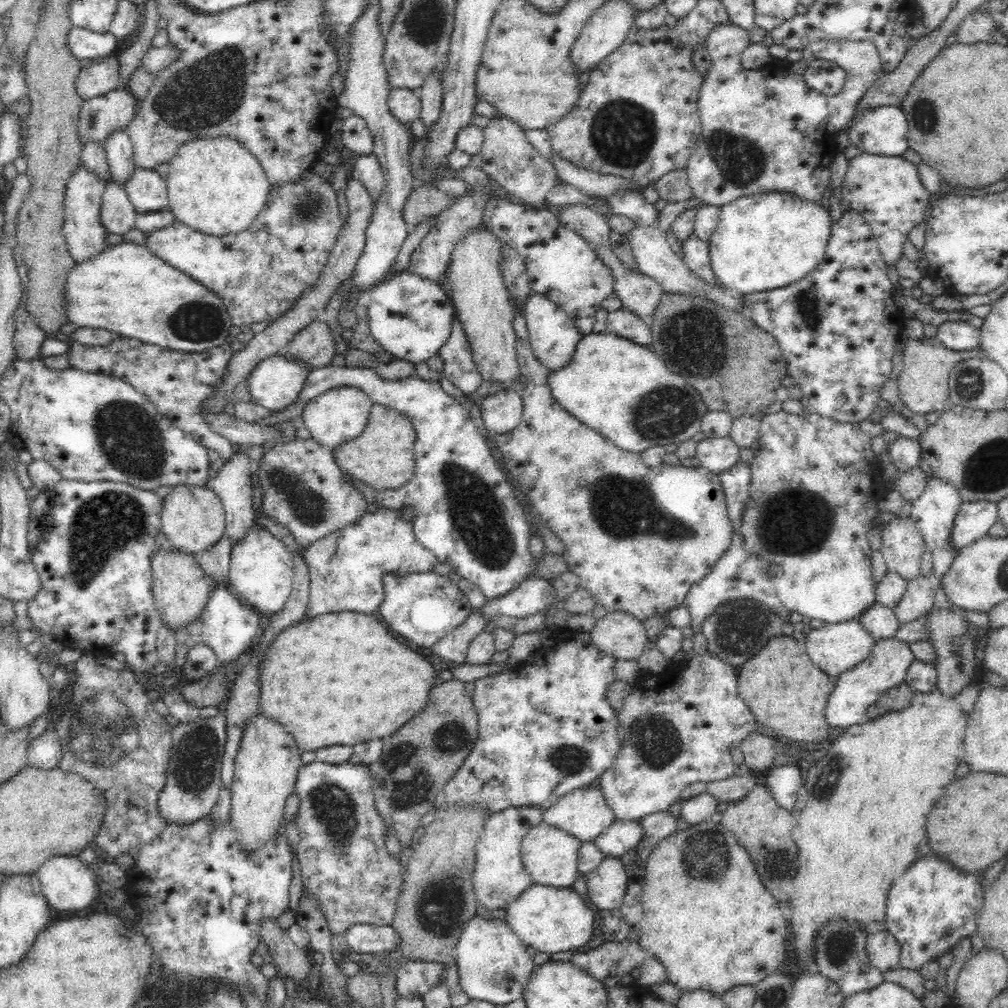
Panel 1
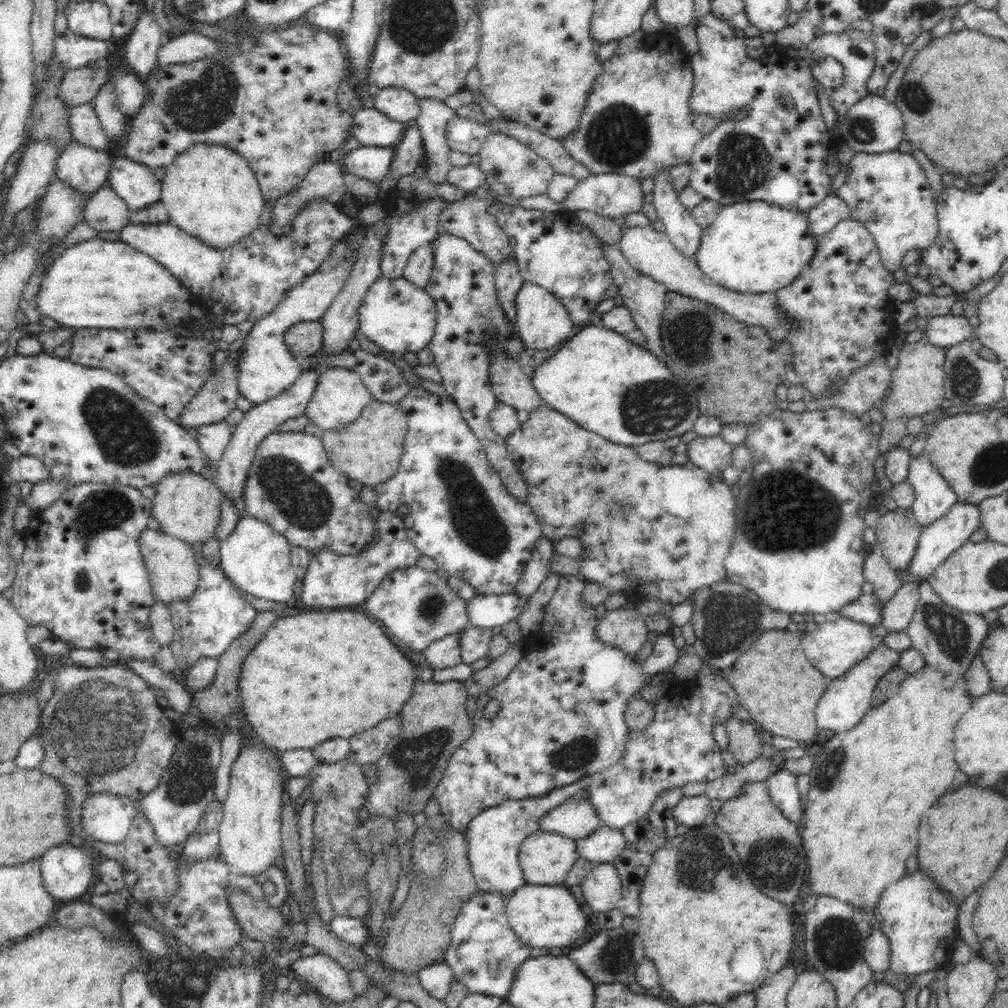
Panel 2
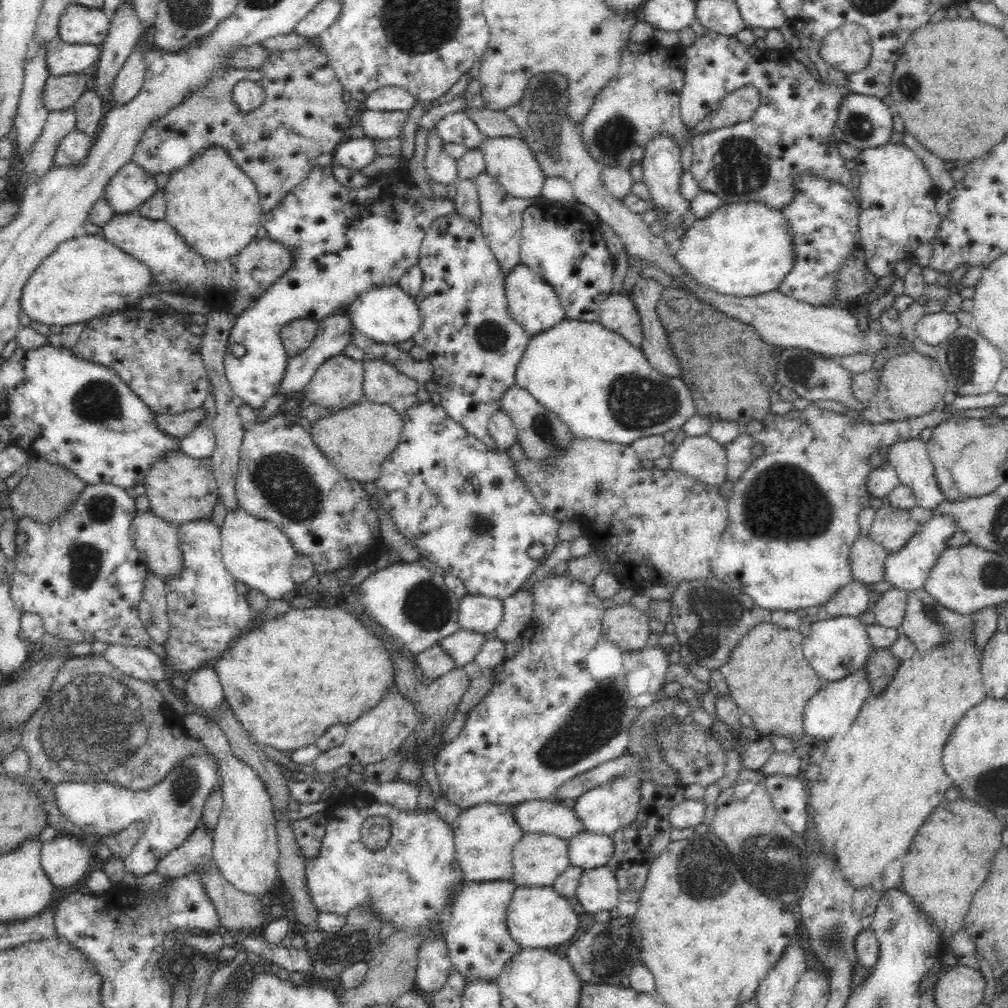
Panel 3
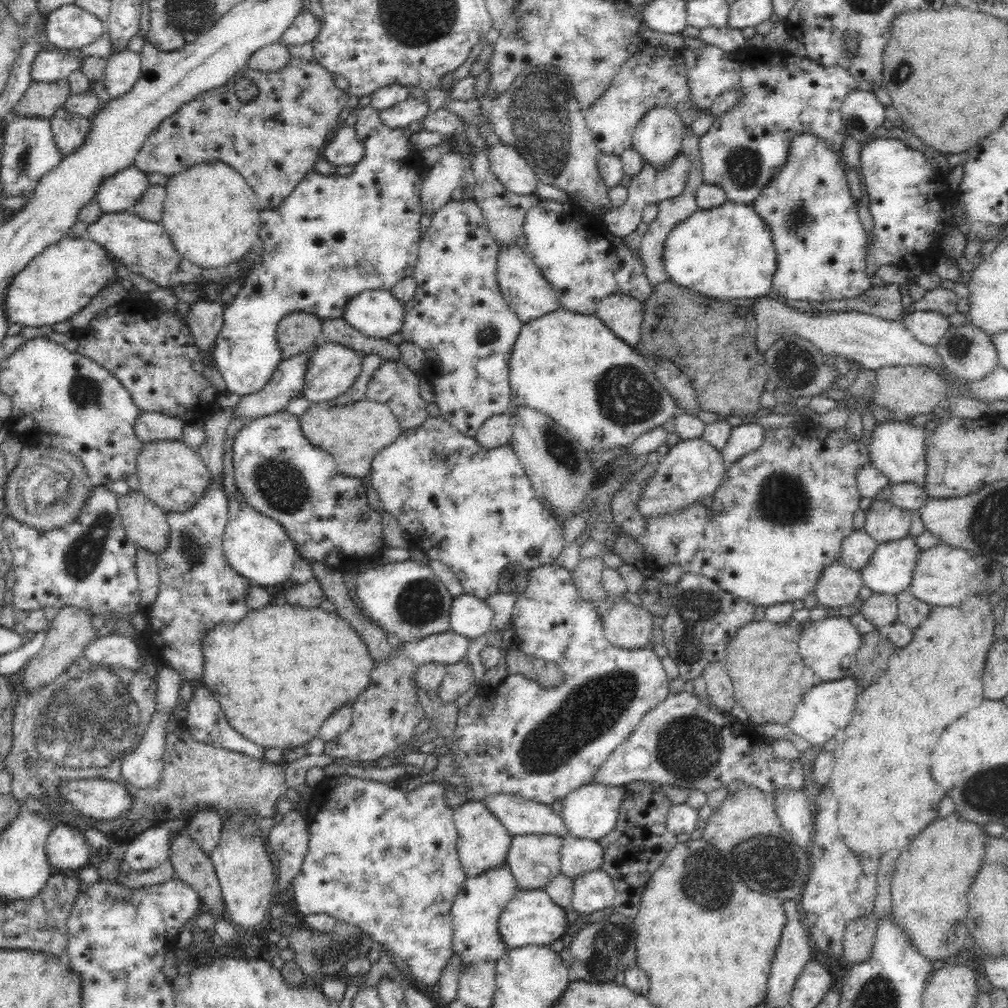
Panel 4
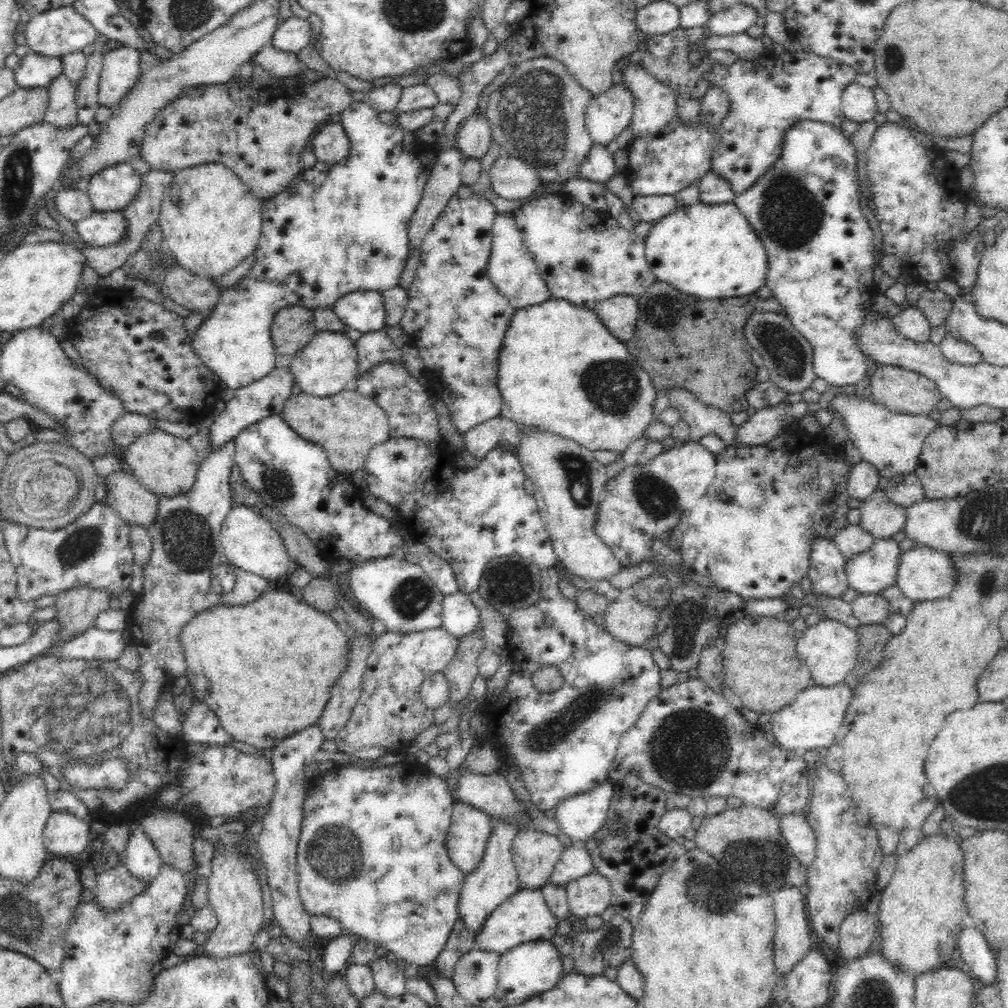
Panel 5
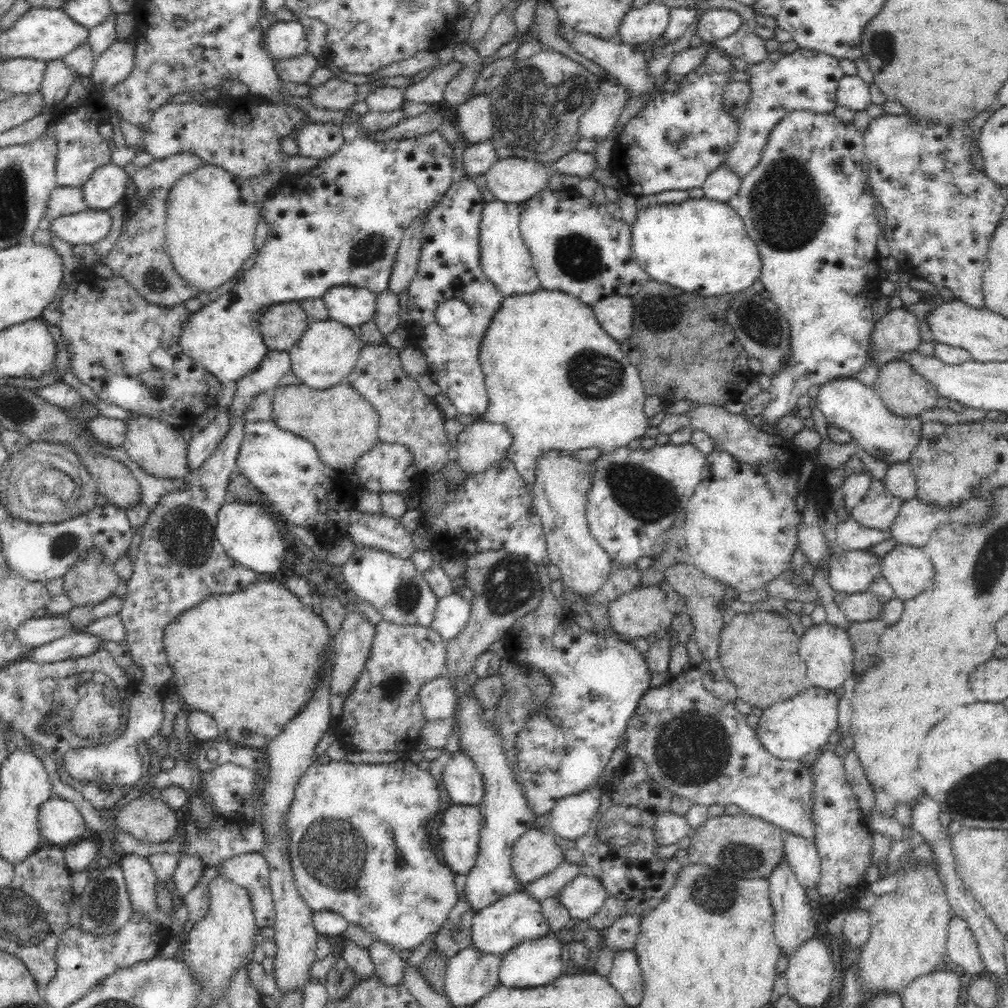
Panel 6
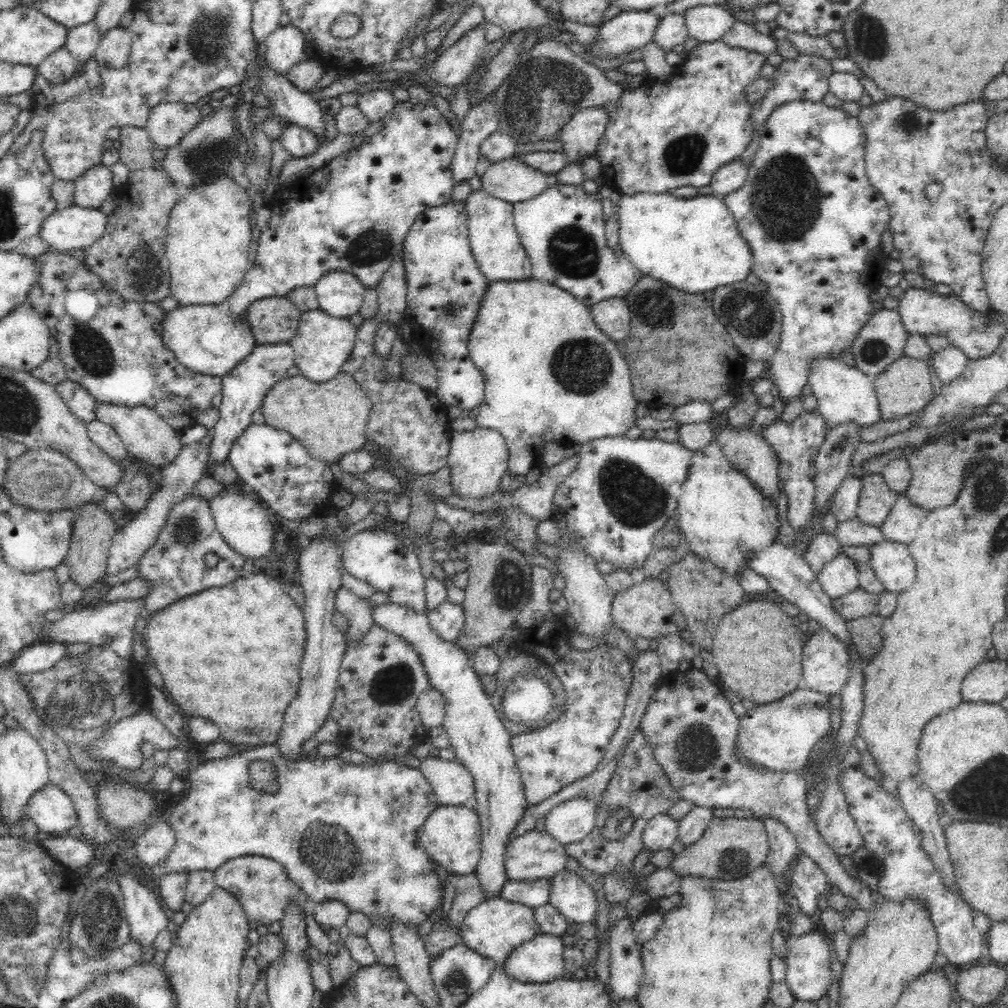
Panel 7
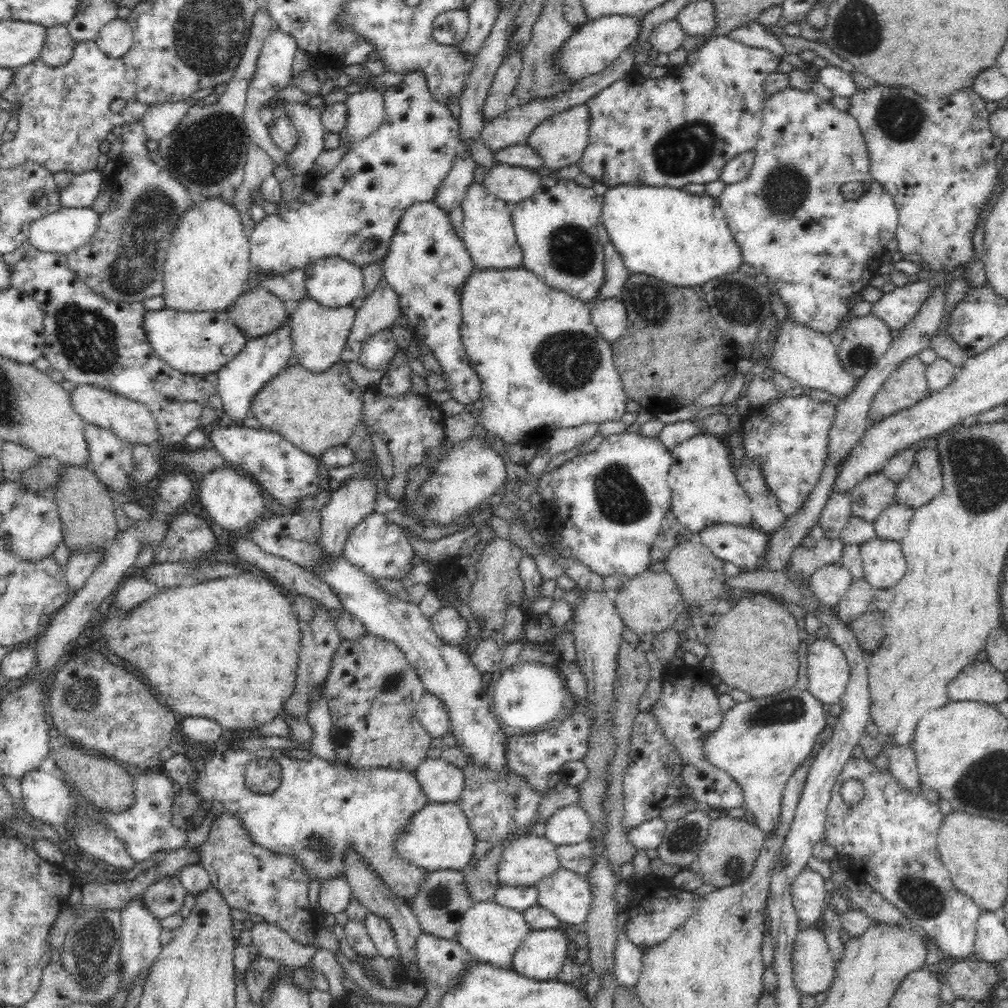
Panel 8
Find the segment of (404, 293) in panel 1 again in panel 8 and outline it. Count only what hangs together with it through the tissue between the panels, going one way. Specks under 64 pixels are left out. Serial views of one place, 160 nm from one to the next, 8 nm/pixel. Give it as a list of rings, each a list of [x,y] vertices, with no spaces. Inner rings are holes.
[[[341,256],[318,258],[303,268],[306,292],[324,306],[350,304],[363,292],[363,267]]]

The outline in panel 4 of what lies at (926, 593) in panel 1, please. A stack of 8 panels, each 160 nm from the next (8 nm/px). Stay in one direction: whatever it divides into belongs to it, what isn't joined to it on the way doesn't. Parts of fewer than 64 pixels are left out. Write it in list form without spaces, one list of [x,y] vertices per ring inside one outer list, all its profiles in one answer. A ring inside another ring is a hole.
[[[873,593],[862,602],[861,616],[875,628],[886,629],[897,622],[896,597],[891,594]]]

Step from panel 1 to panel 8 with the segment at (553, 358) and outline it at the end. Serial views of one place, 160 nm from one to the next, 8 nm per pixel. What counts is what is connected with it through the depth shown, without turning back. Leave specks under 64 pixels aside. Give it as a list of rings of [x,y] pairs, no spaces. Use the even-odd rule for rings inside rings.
[[[472,181],[460,207],[464,218],[459,237],[474,261],[475,268],[504,270],[523,266],[522,249],[517,243],[513,227],[513,205],[490,194],[483,184]]]

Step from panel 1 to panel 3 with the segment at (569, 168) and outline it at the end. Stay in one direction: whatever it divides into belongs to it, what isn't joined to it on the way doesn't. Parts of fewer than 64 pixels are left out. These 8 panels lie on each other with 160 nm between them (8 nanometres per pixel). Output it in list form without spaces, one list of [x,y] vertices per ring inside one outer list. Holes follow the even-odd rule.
[[[468,105],[462,111],[476,123],[476,127],[484,139],[518,137],[518,127],[508,117],[504,116],[504,111],[490,110],[484,106],[472,108]]]

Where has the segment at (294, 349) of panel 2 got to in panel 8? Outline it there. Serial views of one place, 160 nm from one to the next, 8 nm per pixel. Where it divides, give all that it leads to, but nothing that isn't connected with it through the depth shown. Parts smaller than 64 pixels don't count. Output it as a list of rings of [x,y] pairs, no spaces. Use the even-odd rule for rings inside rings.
[[[260,286],[245,290],[227,310],[230,320],[246,337],[268,334],[288,320],[291,306]]]

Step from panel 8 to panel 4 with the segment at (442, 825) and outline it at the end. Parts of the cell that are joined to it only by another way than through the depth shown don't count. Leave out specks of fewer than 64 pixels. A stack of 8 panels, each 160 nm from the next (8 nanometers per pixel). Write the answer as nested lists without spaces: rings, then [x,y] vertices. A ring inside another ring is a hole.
[[[468,800],[454,808],[453,821],[458,833],[457,855],[467,877],[478,876],[506,862],[508,846],[513,836],[506,832],[504,825],[482,801]]]

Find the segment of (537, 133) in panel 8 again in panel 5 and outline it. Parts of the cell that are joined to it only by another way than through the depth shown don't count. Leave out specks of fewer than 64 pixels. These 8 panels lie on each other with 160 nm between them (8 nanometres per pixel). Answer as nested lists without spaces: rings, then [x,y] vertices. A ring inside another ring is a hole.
[[[622,83],[591,98],[585,112],[585,127],[593,143],[607,145],[630,124],[632,93]]]

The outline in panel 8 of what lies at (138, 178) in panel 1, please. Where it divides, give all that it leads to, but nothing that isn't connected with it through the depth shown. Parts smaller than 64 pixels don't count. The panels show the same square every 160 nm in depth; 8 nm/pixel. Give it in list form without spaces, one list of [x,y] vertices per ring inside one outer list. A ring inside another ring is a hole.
[[[94,169],[74,175],[66,188],[60,189],[60,206],[70,208],[88,208],[100,192],[100,183],[105,177],[103,172]]]

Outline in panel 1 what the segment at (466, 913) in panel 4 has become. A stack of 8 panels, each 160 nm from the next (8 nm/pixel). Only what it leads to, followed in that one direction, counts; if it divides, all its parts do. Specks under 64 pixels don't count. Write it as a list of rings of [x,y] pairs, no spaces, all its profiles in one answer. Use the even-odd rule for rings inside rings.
[[[479,904],[476,914],[466,922],[466,928],[462,930],[456,946],[454,946],[454,963],[459,975],[459,984],[462,991],[470,999],[483,999],[494,1005],[504,1005],[521,998],[522,990],[526,987],[532,972],[534,962],[525,945],[510,928],[506,920],[489,916],[487,908]]]

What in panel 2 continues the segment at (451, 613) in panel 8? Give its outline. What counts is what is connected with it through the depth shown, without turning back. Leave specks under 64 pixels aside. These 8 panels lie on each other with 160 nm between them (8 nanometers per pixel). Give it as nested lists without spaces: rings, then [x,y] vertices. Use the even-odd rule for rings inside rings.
[[[516,593],[481,594],[466,600],[469,625],[476,628],[492,629],[502,627],[516,620],[526,606]]]

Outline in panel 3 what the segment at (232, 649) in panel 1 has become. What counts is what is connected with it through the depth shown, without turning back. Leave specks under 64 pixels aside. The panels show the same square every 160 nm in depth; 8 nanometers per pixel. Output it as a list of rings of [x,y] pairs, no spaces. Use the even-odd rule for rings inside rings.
[[[214,516],[192,520],[178,525],[176,528],[182,554],[182,570],[178,570],[178,574],[164,580],[170,630],[168,630],[166,640],[162,642],[162,645],[173,668],[182,675],[192,673],[216,660],[222,650],[226,650],[228,644],[242,634],[242,630],[245,630],[252,622],[254,612],[246,601],[242,600],[240,584],[223,563],[221,527],[214,523]]]

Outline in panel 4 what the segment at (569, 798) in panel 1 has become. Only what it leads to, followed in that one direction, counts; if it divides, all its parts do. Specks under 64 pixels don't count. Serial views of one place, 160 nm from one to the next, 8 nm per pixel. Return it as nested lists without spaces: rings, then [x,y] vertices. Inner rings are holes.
[[[488,794],[482,803],[490,809],[508,834],[545,835],[565,837],[568,829],[561,813],[555,814],[550,805],[542,805],[515,794]]]

